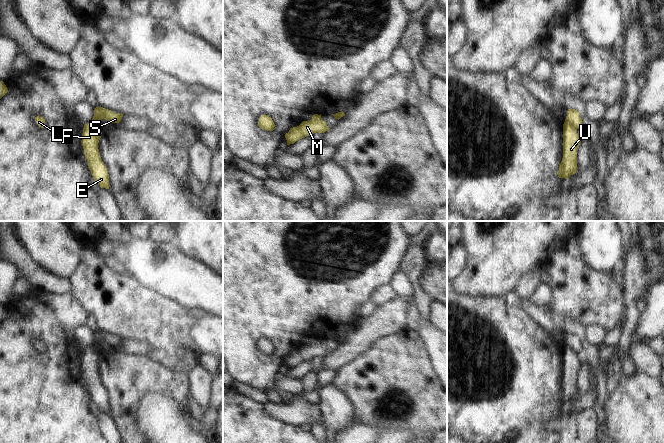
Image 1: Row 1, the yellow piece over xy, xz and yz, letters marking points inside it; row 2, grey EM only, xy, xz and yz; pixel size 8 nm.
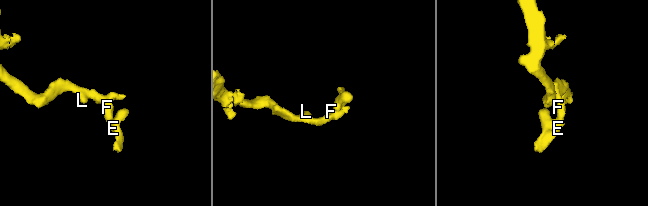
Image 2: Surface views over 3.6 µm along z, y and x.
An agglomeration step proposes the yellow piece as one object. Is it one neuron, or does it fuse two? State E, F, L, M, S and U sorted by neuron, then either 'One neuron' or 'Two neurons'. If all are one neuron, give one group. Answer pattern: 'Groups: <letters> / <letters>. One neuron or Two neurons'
Groups: E F U / L M S. Two neurons.

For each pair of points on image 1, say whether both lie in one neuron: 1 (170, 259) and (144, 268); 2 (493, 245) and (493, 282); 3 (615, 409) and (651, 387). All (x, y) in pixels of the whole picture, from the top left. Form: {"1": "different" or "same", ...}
{"1": "same", "2": "same", "3": "same"}

